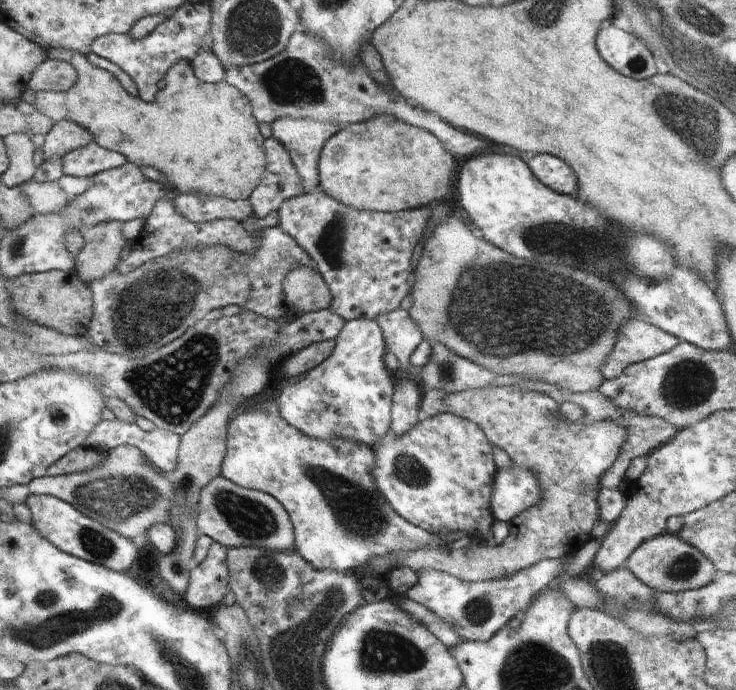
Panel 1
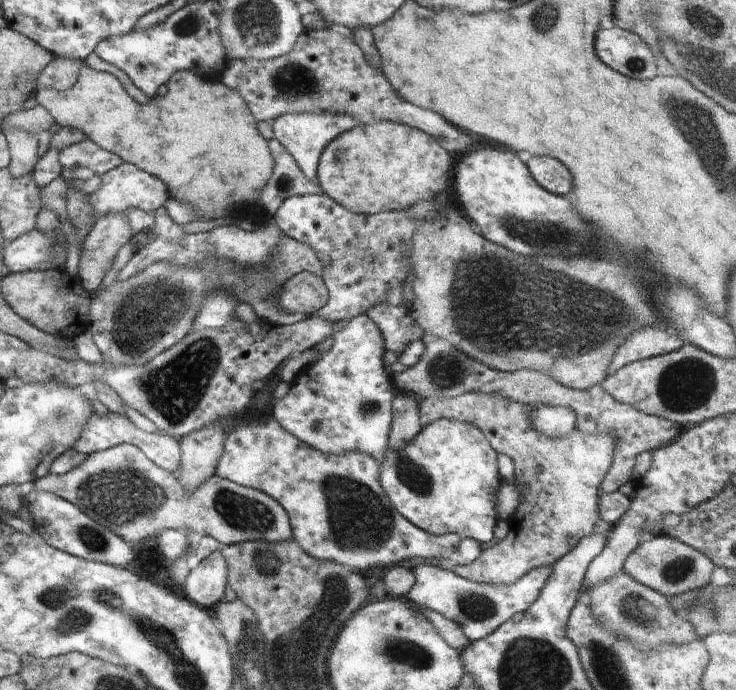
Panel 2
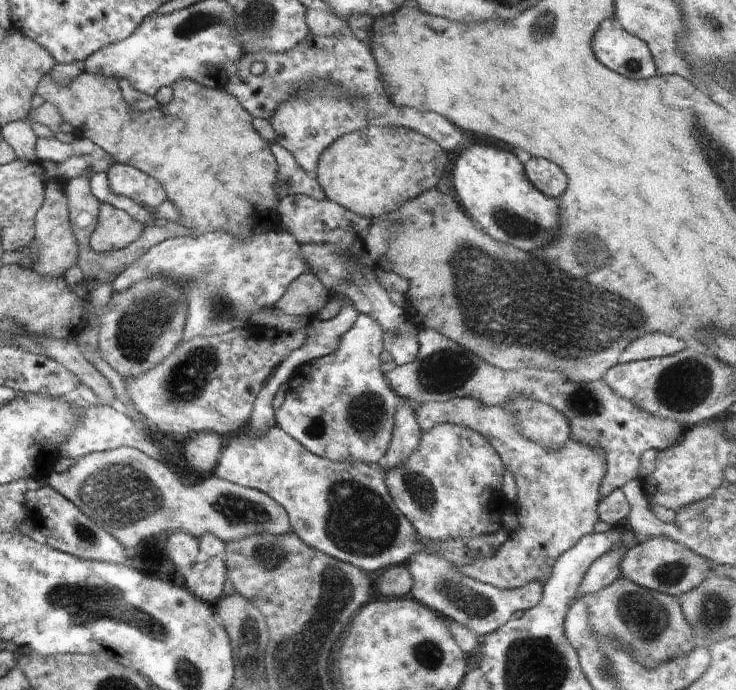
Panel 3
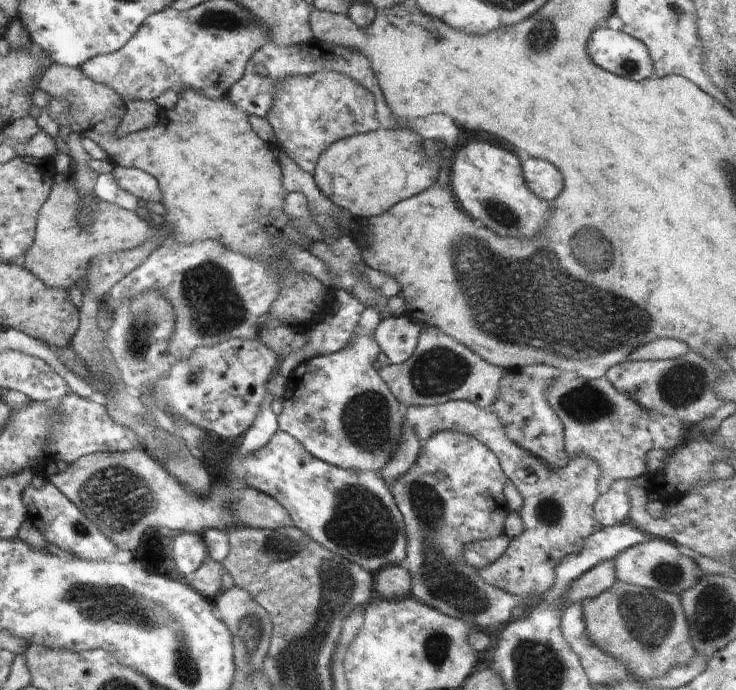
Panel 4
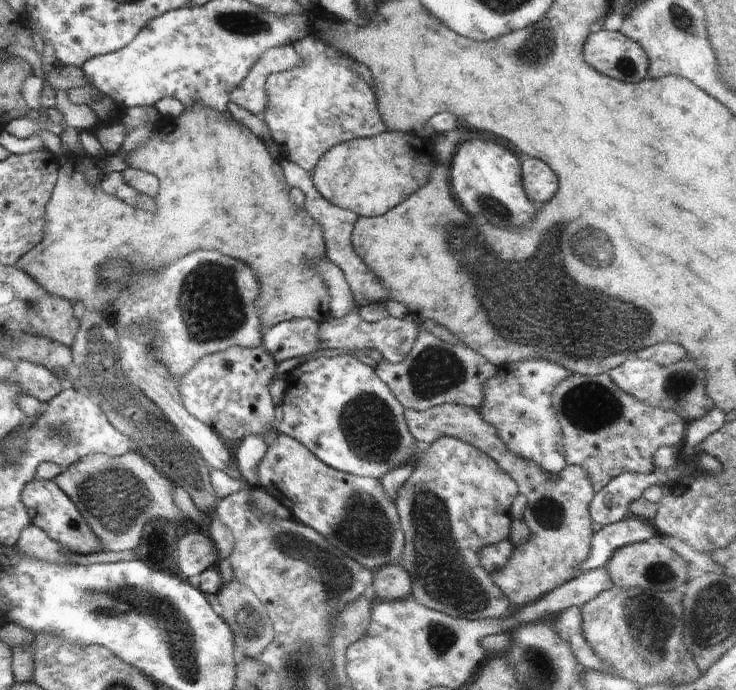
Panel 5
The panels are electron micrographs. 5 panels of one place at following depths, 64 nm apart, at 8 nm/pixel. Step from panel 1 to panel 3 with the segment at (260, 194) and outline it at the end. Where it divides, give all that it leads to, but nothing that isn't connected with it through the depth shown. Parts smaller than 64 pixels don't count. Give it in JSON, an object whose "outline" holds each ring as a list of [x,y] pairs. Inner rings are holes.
{"outline":[[[278,143],[270,145],[270,148],[278,164],[278,174],[276,174],[278,198],[302,194],[316,200],[327,199],[315,177],[307,173],[290,152]]]}

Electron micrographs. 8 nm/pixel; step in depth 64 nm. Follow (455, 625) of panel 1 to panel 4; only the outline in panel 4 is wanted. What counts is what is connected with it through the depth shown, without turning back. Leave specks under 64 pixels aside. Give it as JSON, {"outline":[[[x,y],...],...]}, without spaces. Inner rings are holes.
{"outline":[[[444,430],[432,434],[422,442],[420,454],[416,464],[412,464],[412,470],[400,476],[400,480],[394,480],[392,488],[389,488],[400,509],[406,529],[407,552],[404,567],[411,576],[410,596],[420,601],[420,604],[439,610],[452,618],[464,620],[484,633],[495,633],[512,619],[514,608],[519,606],[526,611],[541,598],[536,594],[512,596],[500,588],[490,586],[478,576],[477,568],[468,566],[462,556],[462,550],[468,542],[482,542],[504,533],[504,520],[510,511],[504,496],[504,488],[508,483],[509,479],[504,474],[496,454],[488,446],[466,433]]]}

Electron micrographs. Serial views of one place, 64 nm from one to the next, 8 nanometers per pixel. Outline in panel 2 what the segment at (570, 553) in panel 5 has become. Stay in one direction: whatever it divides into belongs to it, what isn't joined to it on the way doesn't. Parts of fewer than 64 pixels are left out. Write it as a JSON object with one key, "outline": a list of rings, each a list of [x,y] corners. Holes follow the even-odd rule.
{"outline":[[[478,391],[447,399],[428,397],[420,401],[422,426],[440,418],[472,424],[484,434],[498,455],[509,456],[513,462],[516,488],[520,492],[520,504],[508,518],[509,533],[504,540],[485,543],[480,556],[470,563],[461,558],[429,561],[472,582],[512,586],[531,570],[552,568],[557,560],[574,550],[580,540],[593,533],[592,528],[599,518],[599,489],[612,464],[616,440],[608,434],[588,436],[578,428],[560,438],[544,436],[532,426],[532,412],[538,406],[541,406],[539,402],[520,404],[502,396],[484,396]]]}

